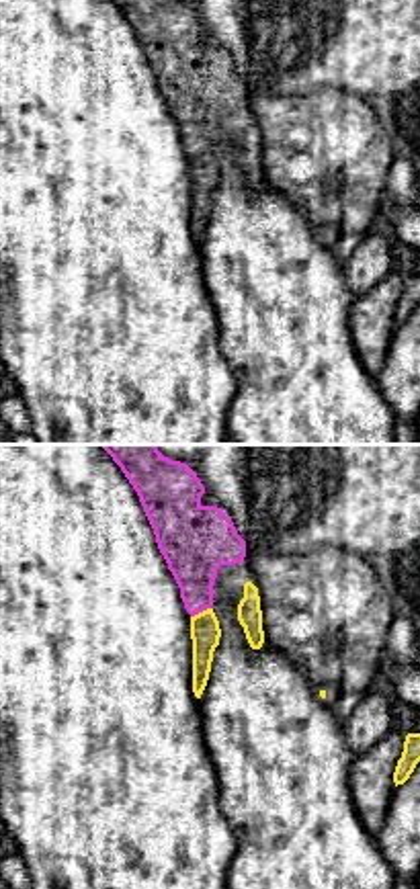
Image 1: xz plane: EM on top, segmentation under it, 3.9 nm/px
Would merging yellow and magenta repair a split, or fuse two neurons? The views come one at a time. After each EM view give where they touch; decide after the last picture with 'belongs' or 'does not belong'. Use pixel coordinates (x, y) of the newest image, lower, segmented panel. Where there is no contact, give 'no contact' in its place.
meets yellow at (199, 613)

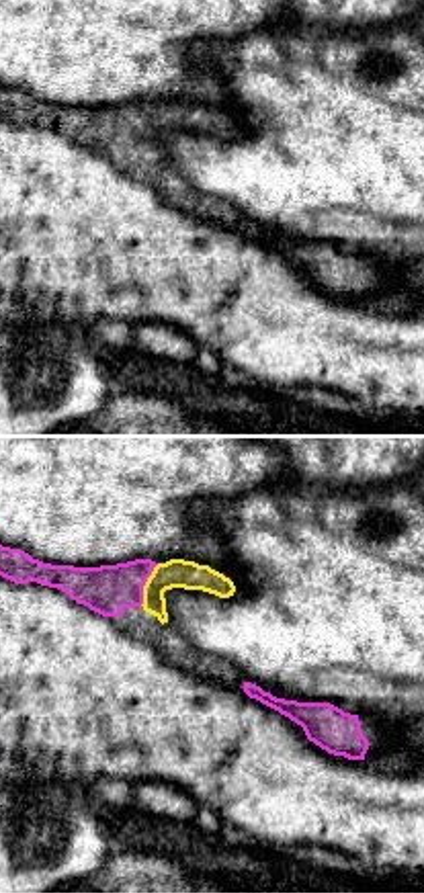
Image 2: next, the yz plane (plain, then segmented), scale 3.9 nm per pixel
meets yellow at (146, 584)

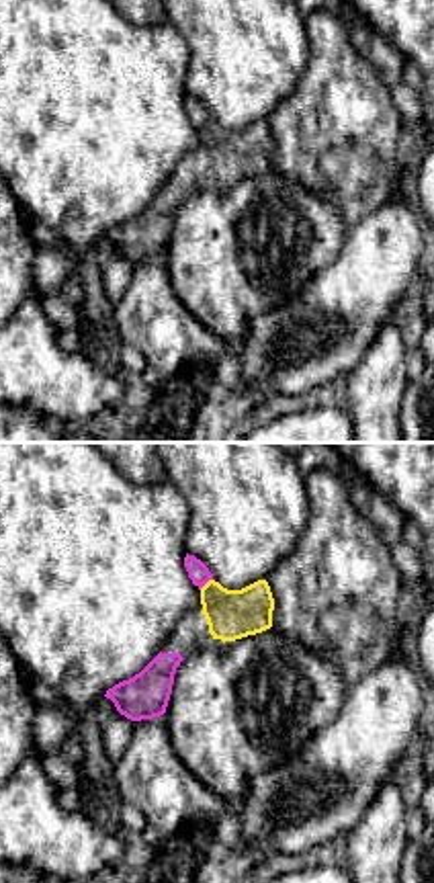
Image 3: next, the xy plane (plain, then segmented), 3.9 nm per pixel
meets yellow at (207, 582)

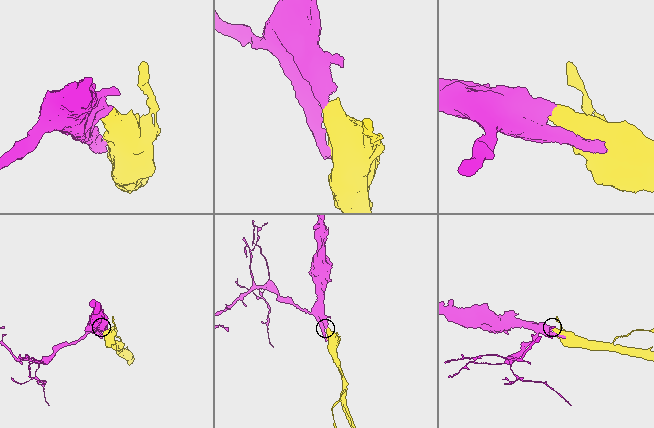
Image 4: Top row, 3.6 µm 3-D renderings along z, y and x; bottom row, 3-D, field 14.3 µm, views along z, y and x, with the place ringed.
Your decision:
belongs

